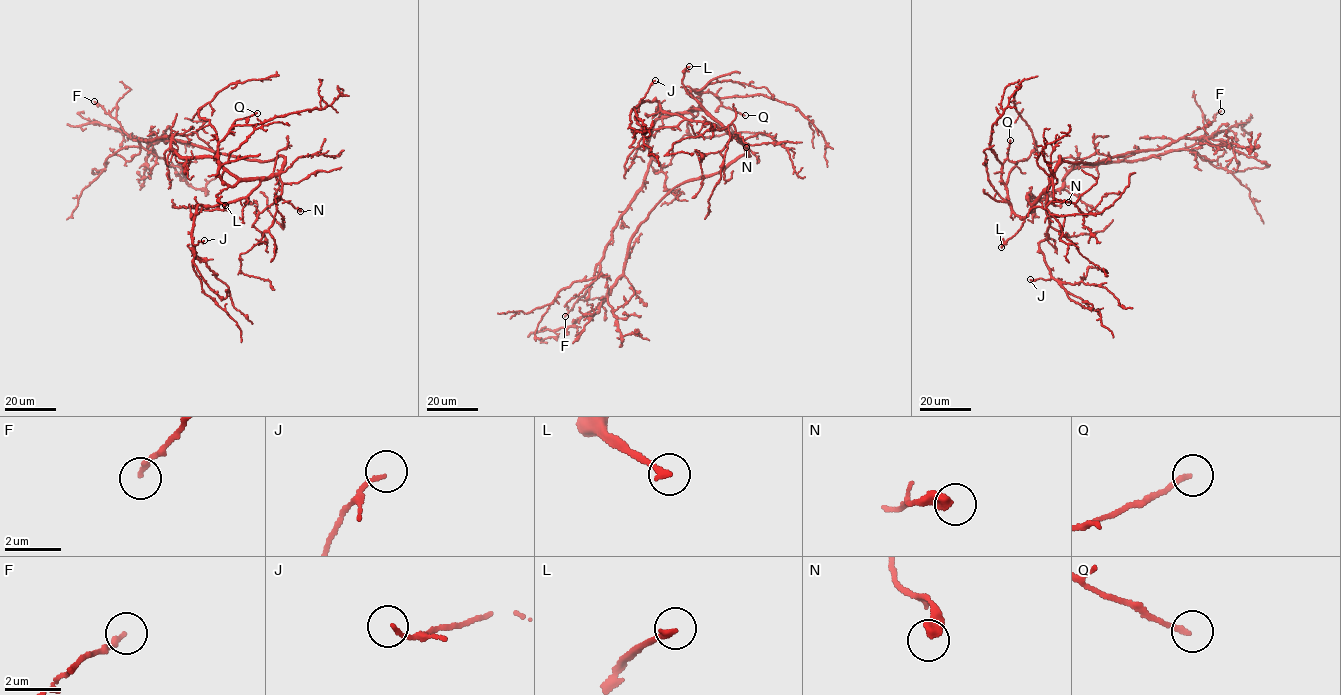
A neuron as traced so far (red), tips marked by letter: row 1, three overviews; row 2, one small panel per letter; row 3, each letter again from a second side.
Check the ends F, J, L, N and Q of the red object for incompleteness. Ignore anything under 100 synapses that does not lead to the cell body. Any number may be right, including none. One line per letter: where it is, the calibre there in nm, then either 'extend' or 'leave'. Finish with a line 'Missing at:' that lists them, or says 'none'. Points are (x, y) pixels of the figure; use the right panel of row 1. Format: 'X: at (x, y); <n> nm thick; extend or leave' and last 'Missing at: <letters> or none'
F: at (1221, 111); 190 nm thick; leave
J: at (1030, 279); 130 nm thick; leave
L: at (1001, 247); 220 nm thick; leave
N: at (1068, 202); 400 nm thick; leave
Q: at (1010, 140); 180 nm thick; leave
Missing at: none

